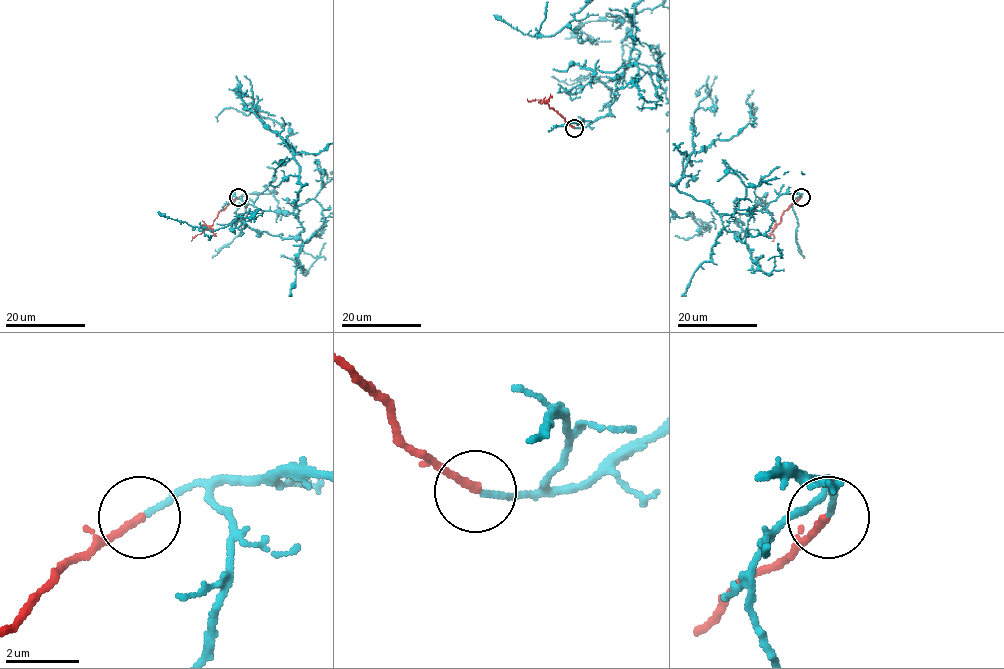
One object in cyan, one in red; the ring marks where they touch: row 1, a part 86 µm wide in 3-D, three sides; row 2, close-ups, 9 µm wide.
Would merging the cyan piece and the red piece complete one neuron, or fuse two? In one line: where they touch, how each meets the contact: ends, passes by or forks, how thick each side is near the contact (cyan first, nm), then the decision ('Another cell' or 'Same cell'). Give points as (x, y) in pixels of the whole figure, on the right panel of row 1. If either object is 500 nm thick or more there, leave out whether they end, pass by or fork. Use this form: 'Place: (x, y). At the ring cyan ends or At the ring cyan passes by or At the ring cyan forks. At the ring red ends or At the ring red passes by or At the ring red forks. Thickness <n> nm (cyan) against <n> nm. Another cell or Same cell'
Place: (801, 197). At the ring cyan ends. At the ring red ends. Thickness 150 nm (cyan) against 200 nm. Same cell

